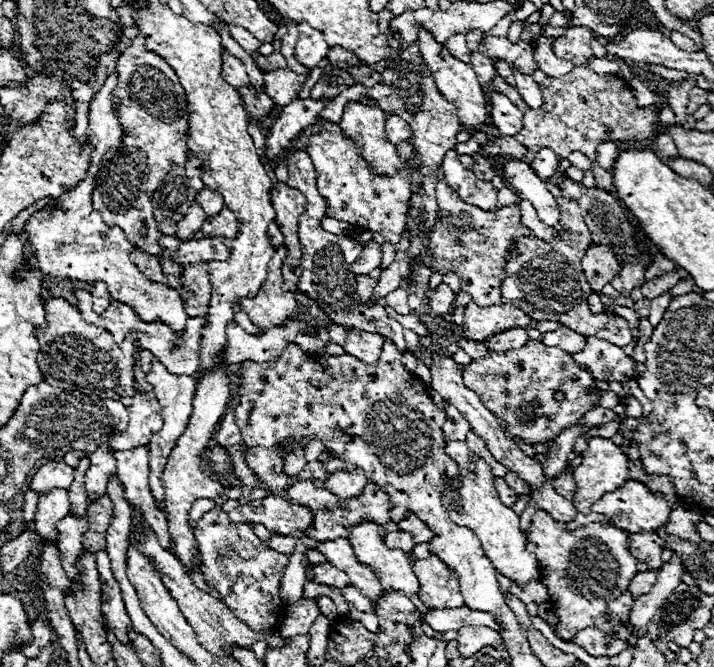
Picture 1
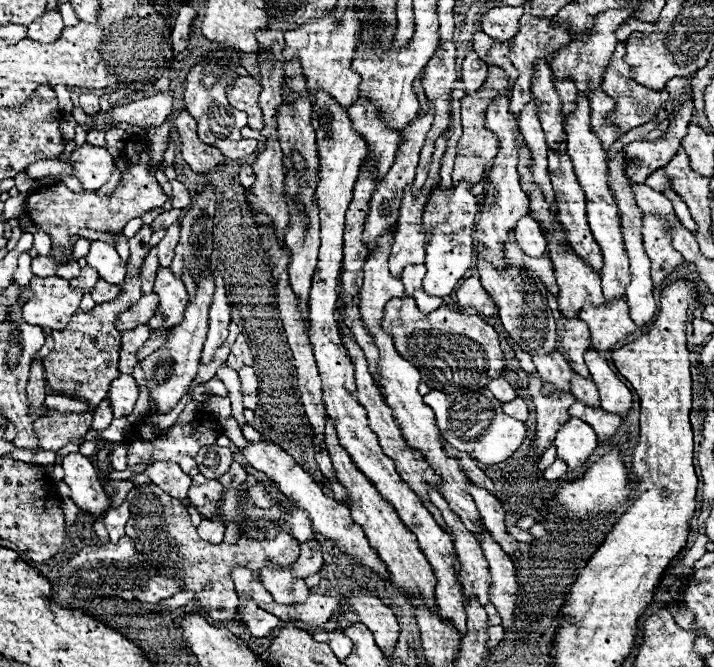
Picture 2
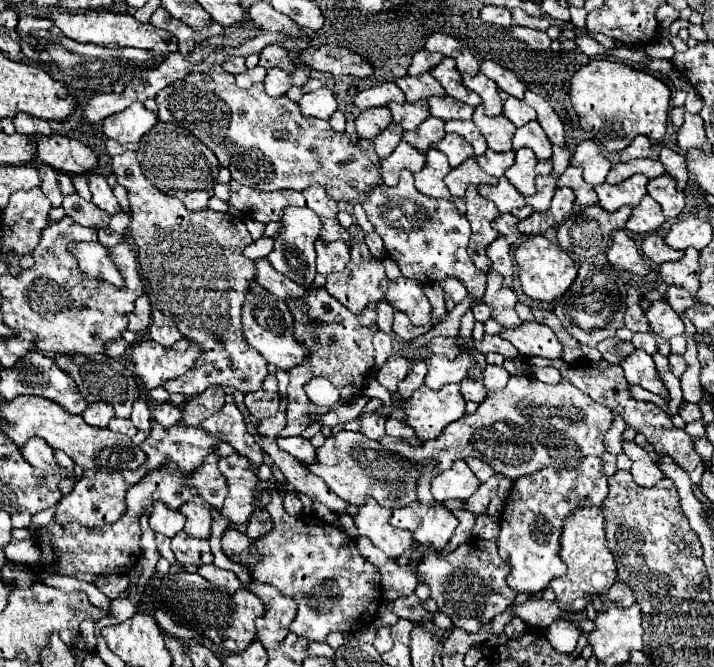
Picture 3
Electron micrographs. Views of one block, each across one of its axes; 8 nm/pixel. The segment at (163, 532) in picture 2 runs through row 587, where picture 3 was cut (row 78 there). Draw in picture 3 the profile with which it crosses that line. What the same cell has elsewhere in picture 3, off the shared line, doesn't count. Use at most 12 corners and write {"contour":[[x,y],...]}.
{"contour":[[218,64],[156,94],[158,120],[244,186],[382,182],[362,140]]}

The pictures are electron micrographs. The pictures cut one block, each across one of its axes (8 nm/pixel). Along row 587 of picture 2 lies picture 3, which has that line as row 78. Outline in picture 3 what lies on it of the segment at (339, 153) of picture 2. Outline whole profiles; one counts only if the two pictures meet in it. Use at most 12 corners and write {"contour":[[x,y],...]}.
{"contour":[[452,58],[430,70],[448,96],[470,106],[480,104],[480,96],[464,88]]}

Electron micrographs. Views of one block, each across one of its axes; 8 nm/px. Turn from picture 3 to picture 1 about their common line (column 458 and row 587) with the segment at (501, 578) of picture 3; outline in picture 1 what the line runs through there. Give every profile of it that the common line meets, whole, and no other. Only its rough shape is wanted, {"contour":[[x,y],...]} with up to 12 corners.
{"contour":[[532,516],[558,628],[618,632],[608,602],[638,574],[628,534]]}

